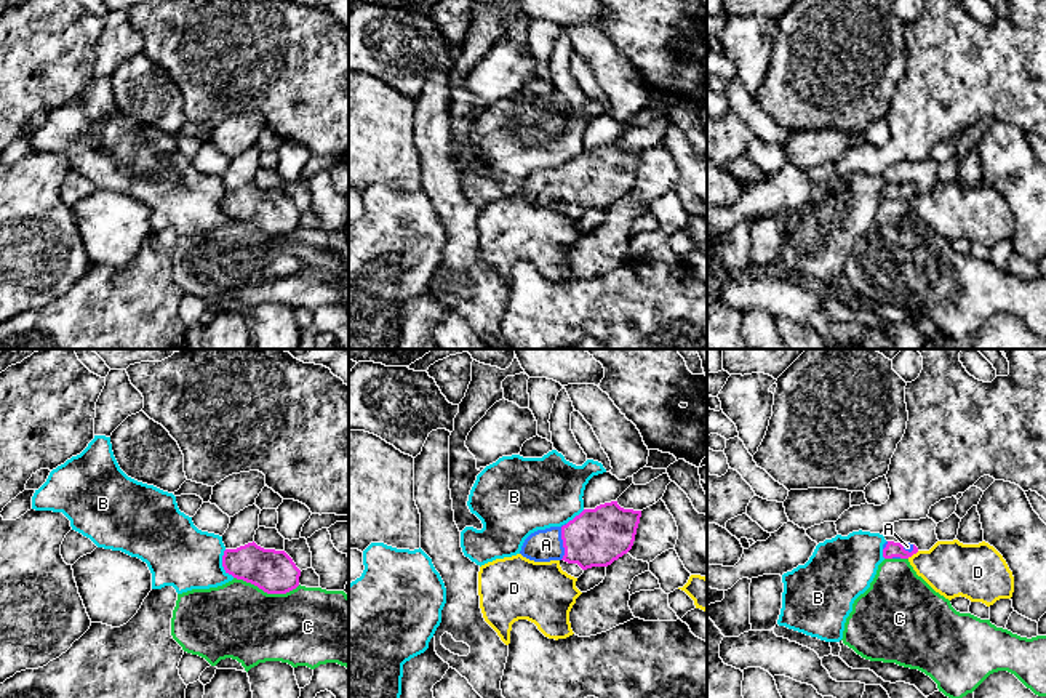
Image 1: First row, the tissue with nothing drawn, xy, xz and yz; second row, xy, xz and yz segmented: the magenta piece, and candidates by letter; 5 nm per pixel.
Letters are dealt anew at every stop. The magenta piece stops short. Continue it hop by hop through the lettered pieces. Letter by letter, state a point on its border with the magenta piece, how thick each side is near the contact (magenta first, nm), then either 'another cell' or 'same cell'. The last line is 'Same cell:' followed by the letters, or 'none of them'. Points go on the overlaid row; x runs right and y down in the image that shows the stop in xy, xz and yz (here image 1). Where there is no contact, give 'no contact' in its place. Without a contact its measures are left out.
A: contact xz (563, 541); calibres 280 and 160 nm; same cell
B: contact xy (223, 564); calibres 220 and 320 nm; another cell
C: contact xy (267, 593); calibres 220 and 380 nm; another cell
D: contact yz (912, 554); calibres 80 and 280 nm; another cell
Same cell: A

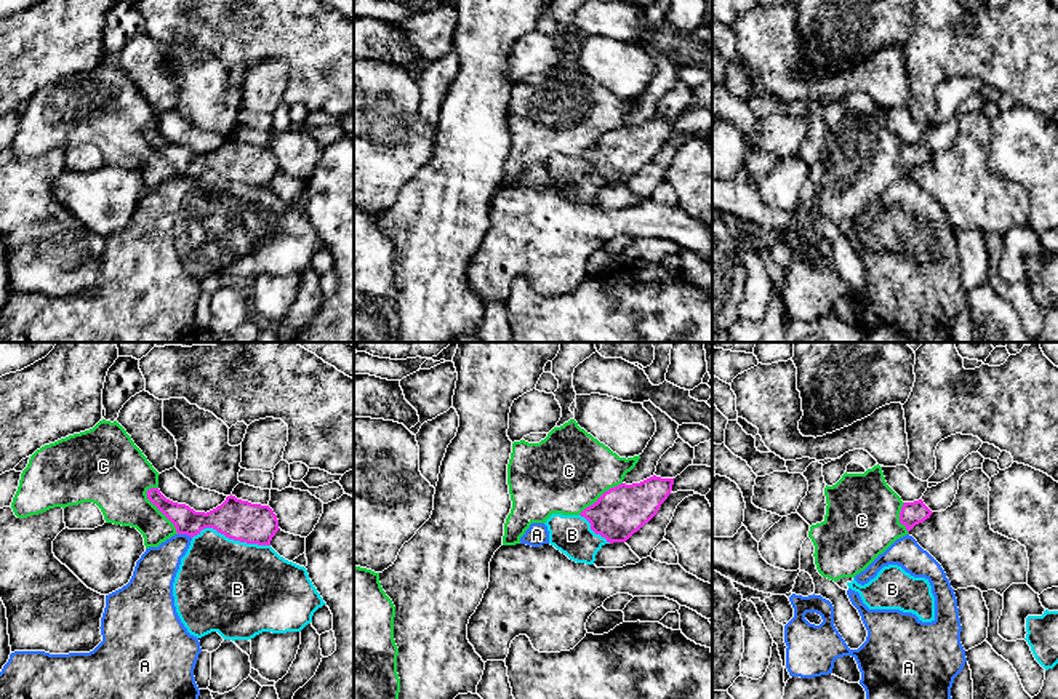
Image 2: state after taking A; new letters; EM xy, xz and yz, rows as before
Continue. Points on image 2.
A: contact xy (184, 533); calibres 180 and 200 nm; another cell
B: contact xy (231, 538); calibres 200 and 480 nm; another cell
C: contact xy (159, 509); calibres 140 and 300 nm; another cell
Same cell: none of them

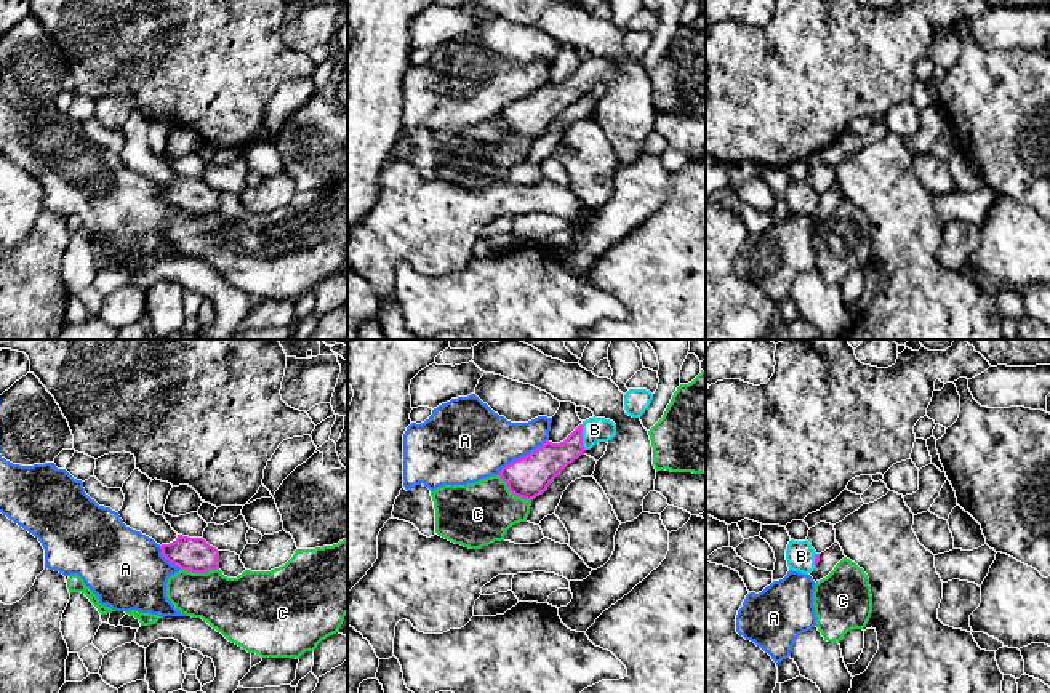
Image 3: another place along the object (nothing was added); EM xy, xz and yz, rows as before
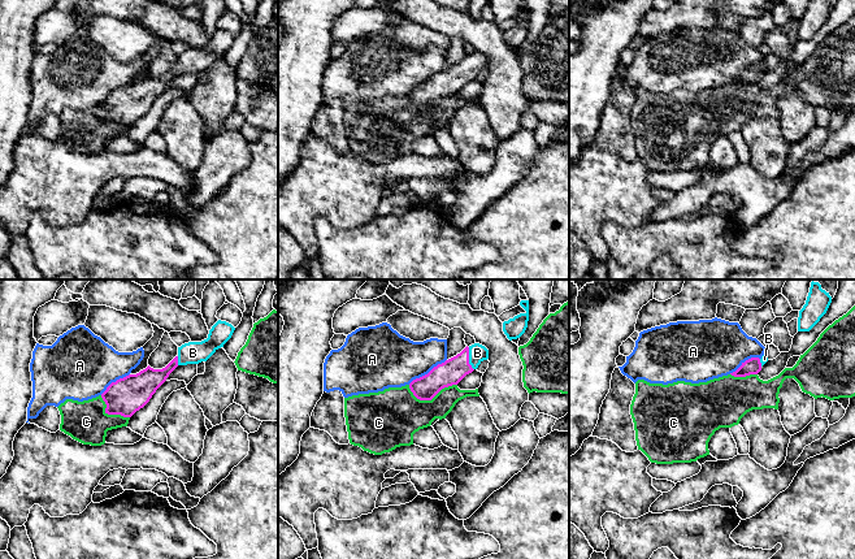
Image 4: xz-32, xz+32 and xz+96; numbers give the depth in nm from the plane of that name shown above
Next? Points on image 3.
A: contact xz (524, 456); calibres 200 and 360 nm; another cell
B: contact xz (581, 437); calibres 180 and 130 nm; same cell
C: contact xz (512, 492); calibres 200 and 320 nm; another cell
Same cell: B

